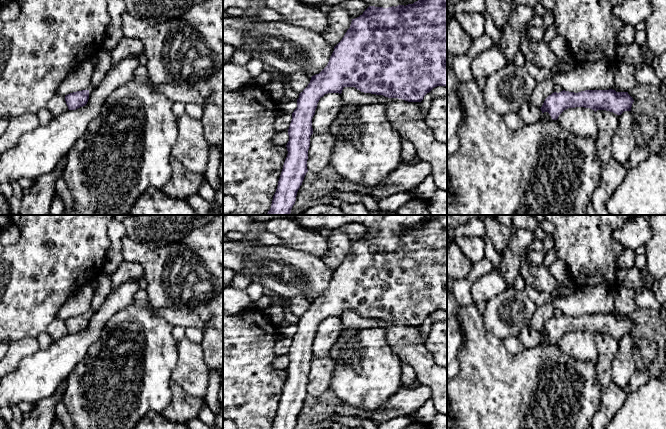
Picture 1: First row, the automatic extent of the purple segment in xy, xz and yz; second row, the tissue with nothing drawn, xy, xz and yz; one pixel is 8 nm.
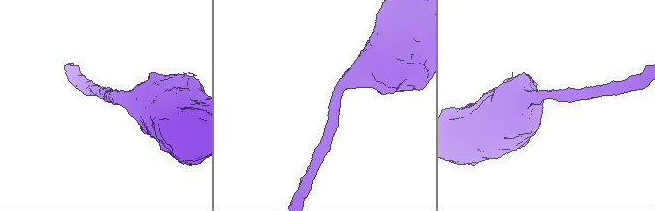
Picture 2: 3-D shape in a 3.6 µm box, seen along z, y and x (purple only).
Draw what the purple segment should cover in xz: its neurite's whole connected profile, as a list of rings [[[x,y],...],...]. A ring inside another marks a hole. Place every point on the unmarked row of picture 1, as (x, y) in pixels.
[[[427,215],[423,223],[406,230],[369,230],[362,239],[352,243],[350,252],[334,271],[327,290],[319,298],[312,300],[308,310],[299,318],[297,332],[292,337],[288,353],[288,378],[271,429],[295,428],[297,416],[308,396],[308,374],[313,358],[312,342],[320,322],[325,318],[341,318],[344,311],[355,311],[364,317],[421,326],[424,320],[437,310],[447,311],[447,215]]]

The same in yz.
[[[585,314],[578,317],[561,315],[549,319],[542,331],[542,337],[548,336],[553,344],[568,332],[584,331],[597,334],[606,334],[621,339],[624,335],[631,335],[634,324],[628,316],[609,314]]]

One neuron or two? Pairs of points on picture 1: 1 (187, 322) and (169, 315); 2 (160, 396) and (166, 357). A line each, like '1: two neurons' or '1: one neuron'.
1: one neuron
2: one neuron

